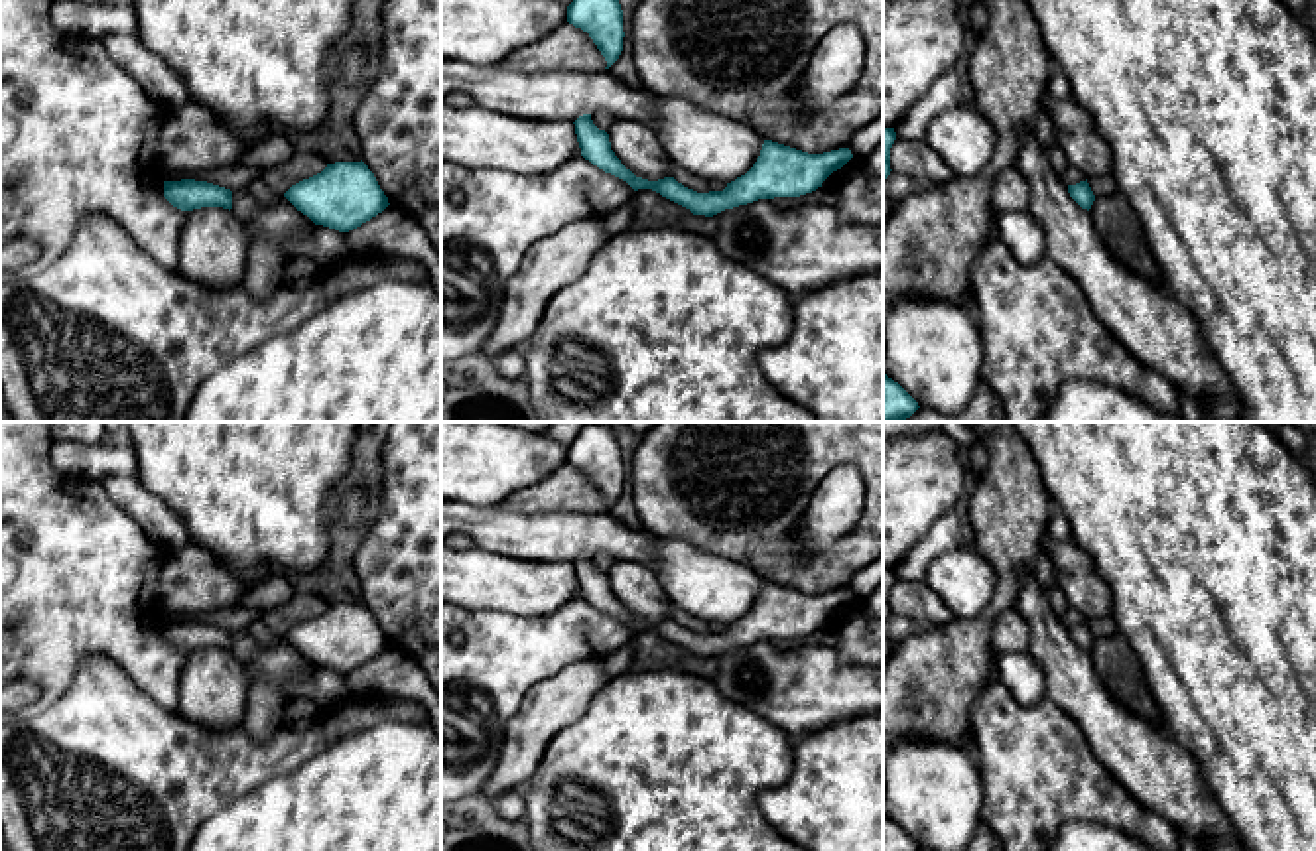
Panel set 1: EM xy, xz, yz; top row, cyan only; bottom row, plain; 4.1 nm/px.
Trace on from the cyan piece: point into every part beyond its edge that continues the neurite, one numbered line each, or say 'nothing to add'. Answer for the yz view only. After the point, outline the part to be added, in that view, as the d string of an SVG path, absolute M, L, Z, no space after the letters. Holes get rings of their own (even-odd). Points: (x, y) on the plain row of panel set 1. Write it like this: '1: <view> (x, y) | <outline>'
nothing to add

